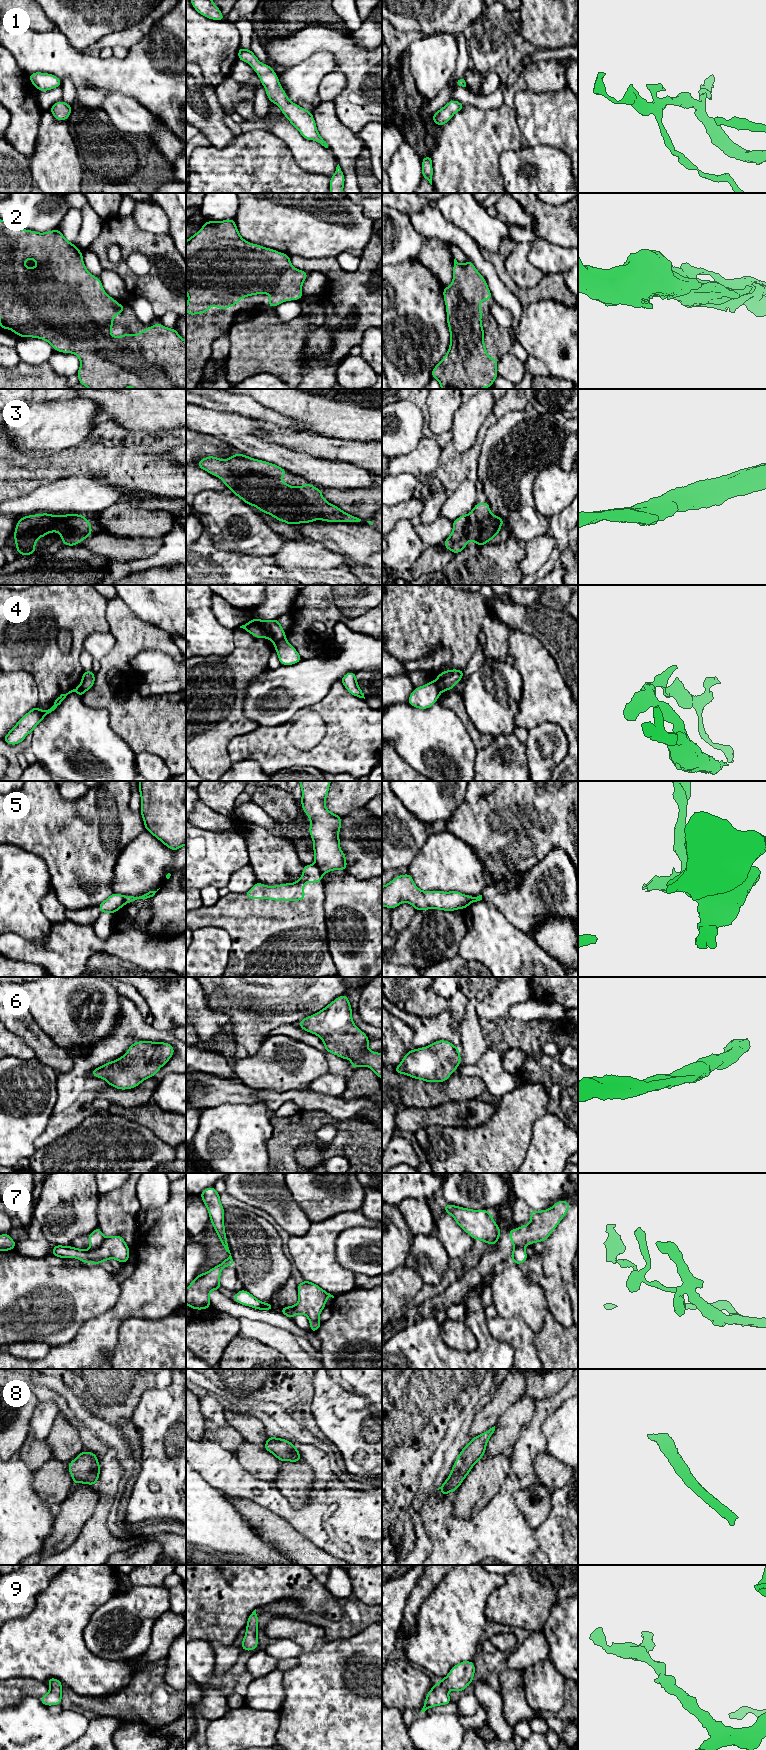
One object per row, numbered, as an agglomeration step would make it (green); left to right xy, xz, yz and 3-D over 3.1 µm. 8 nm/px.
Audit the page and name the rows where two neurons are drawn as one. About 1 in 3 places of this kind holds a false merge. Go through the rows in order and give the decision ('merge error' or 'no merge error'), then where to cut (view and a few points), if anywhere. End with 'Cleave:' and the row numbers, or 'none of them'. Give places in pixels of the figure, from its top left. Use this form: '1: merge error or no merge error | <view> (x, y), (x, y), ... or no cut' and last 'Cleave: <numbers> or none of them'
1: no merge error | no cut
2: no merge error | no cut
3: no merge error | no cut
4: merge error | yz (434, 681), (440, 692)
5: merge error | xz (315, 863), (324, 872)
6: no merge error | no cut
7: merge error | xy (105, 1238), (98, 1247), (91, 1249)
8: no merge error | no cut
9: no merge error | no cut
Cleave: 4, 5, 7

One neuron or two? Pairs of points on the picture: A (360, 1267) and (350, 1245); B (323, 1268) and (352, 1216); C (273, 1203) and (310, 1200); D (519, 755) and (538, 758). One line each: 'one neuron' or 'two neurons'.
A: one neuron
B: one neuron
C: two neurons
D: two neurons

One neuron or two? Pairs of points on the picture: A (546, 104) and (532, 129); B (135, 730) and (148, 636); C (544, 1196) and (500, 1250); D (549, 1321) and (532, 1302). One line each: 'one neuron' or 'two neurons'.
A: one neuron
B: one neuron
C: two neurons
D: two neurons

